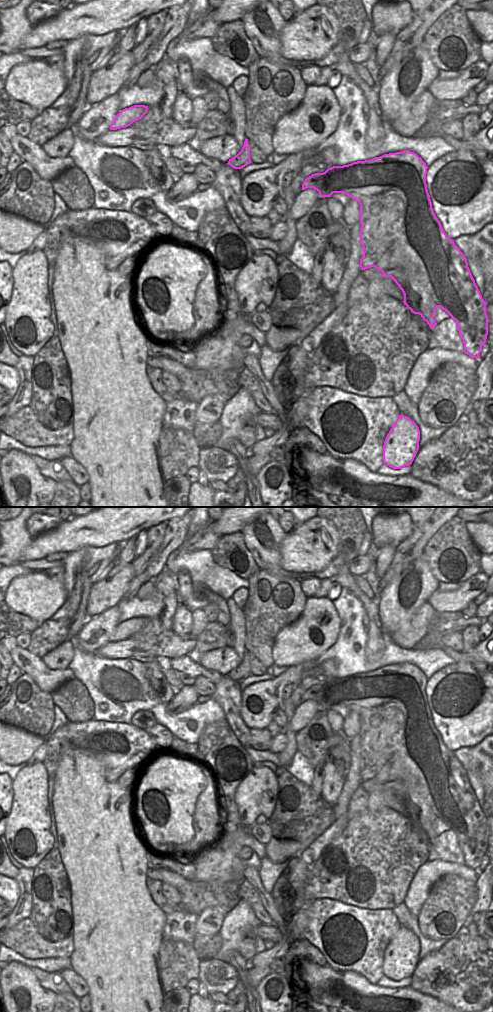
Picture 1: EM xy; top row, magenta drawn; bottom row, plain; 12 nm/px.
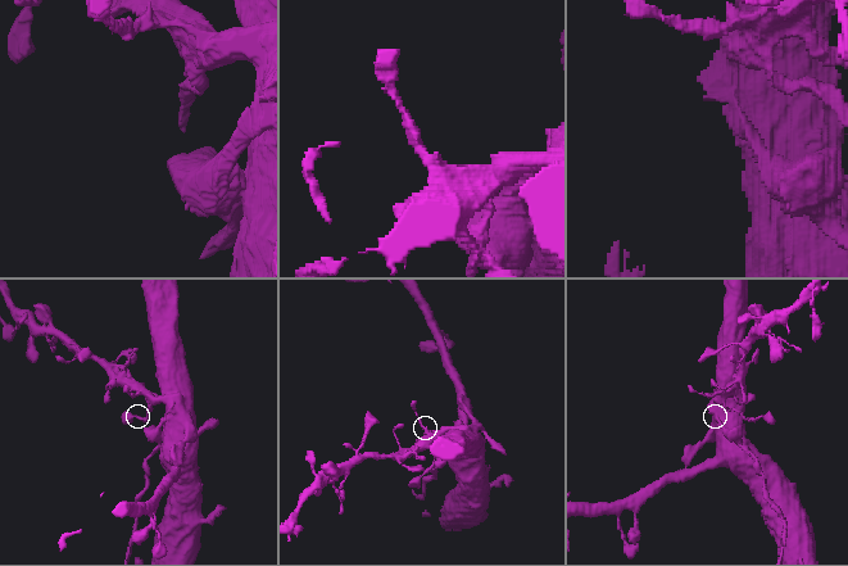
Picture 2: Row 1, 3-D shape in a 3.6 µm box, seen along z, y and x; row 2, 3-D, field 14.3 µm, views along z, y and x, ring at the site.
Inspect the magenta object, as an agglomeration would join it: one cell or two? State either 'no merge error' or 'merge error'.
merge error

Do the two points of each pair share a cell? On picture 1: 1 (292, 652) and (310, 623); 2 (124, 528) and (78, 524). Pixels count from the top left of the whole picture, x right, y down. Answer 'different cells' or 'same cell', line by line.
1: same cell
2: same cell

